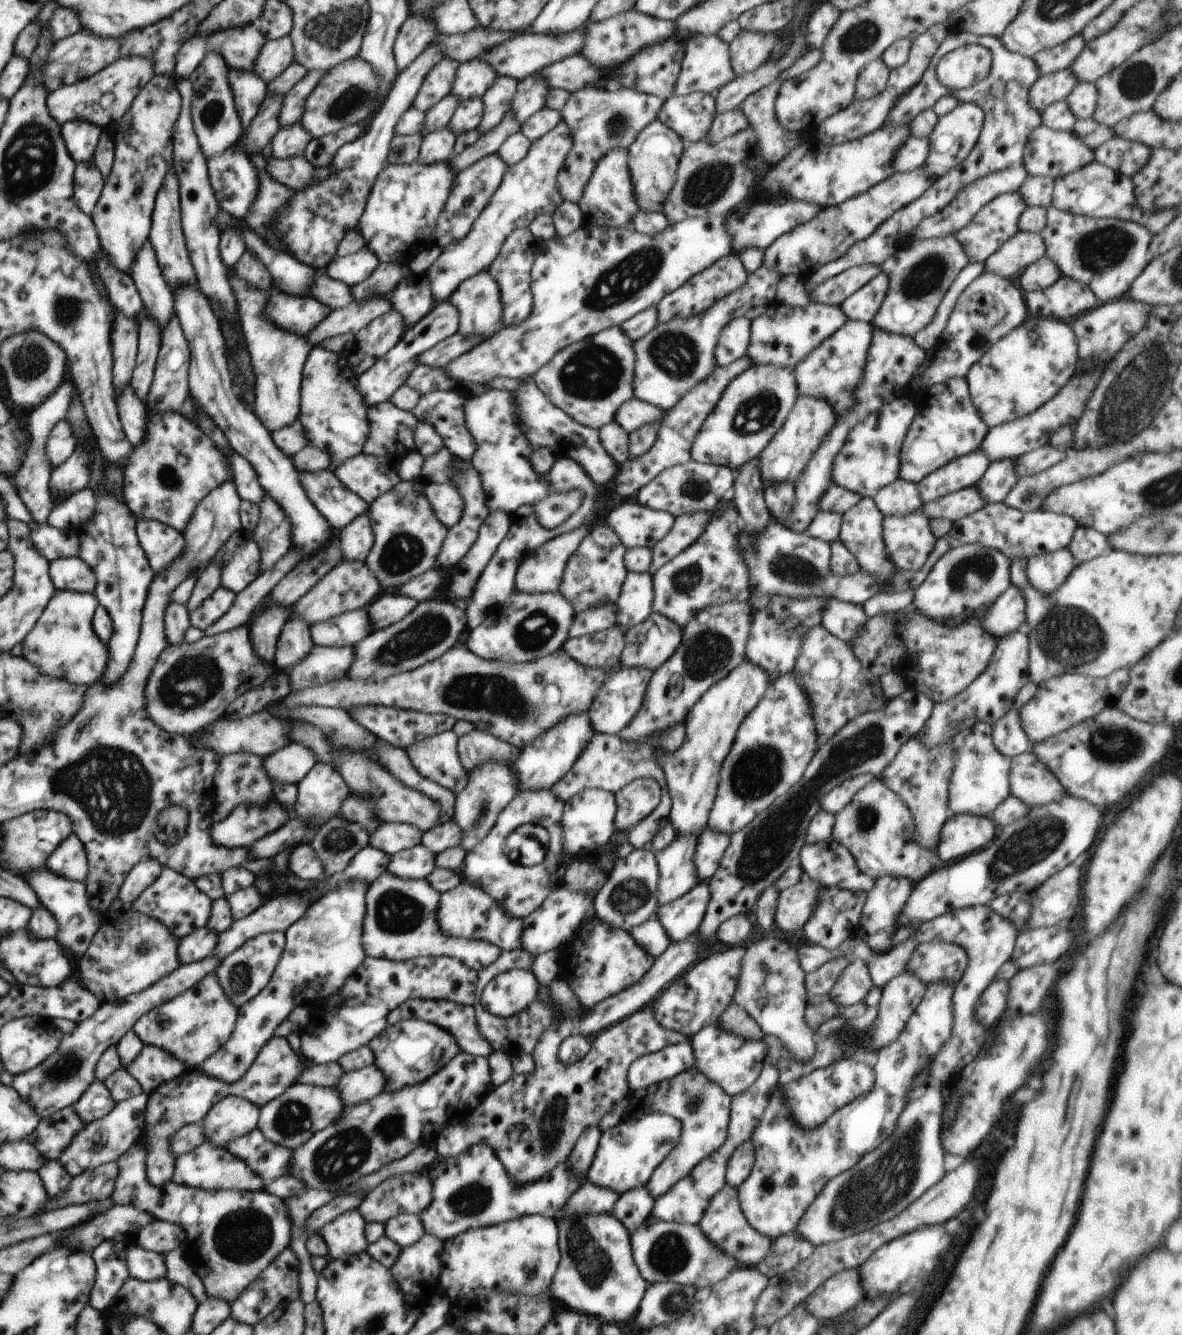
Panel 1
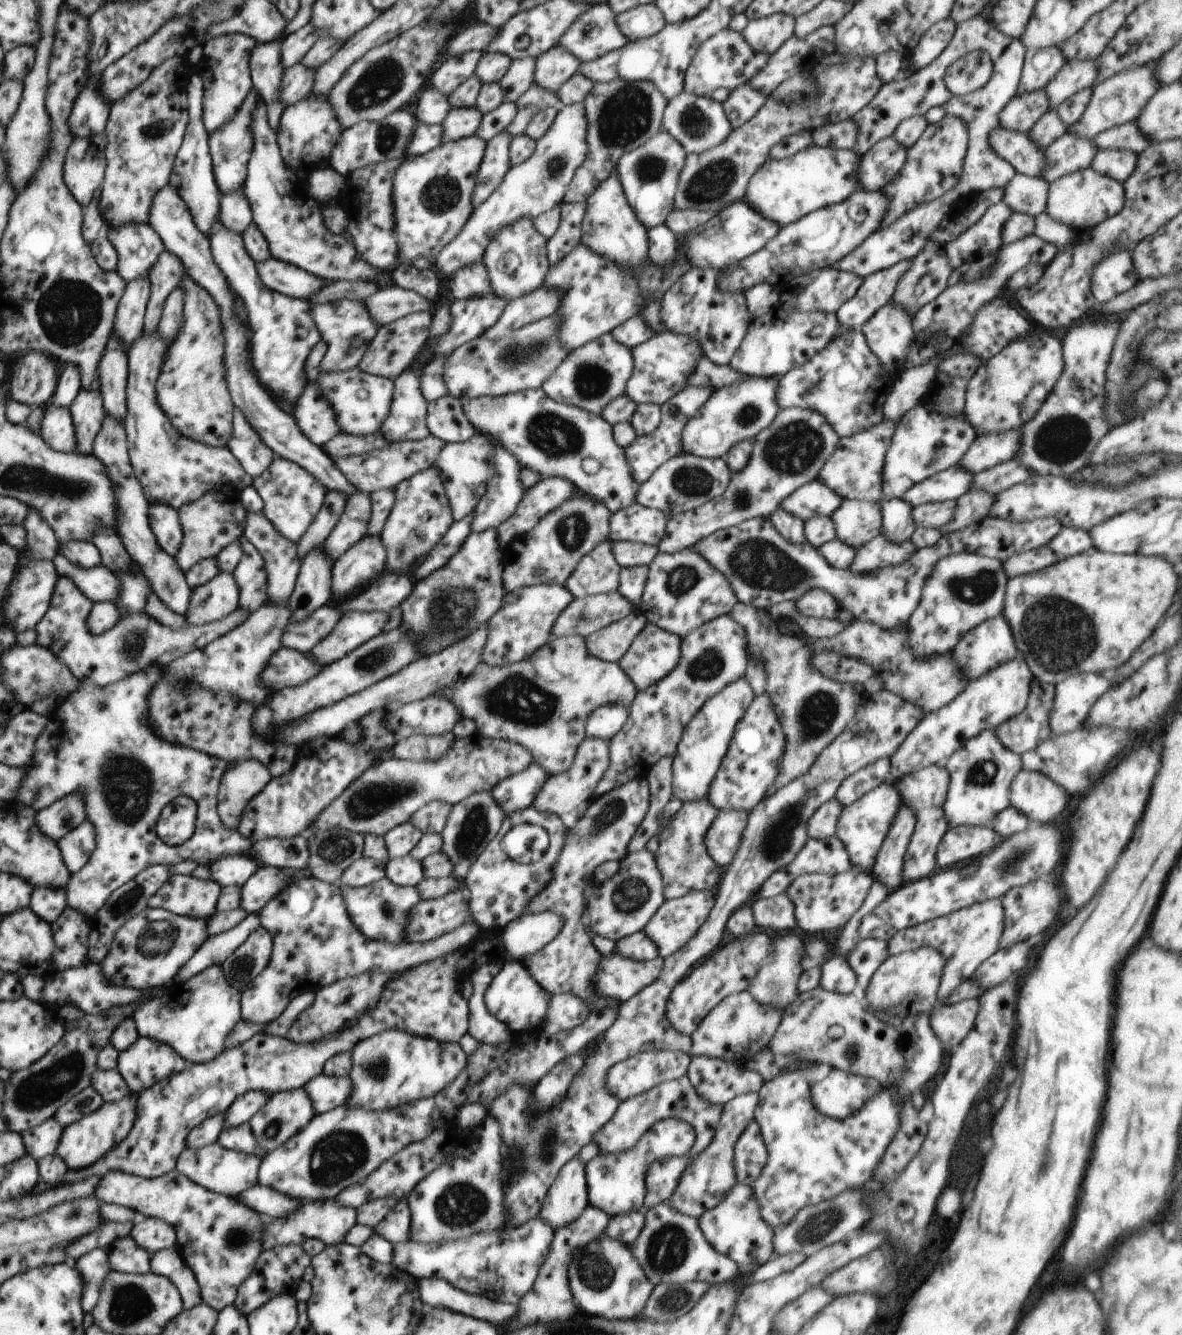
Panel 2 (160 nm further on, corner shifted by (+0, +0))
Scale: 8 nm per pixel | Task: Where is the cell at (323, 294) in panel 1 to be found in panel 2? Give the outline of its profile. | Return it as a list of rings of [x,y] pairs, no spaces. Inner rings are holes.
[[[270,257],[262,262],[255,262],[260,282],[277,293],[286,294],[290,298],[308,298],[312,292],[317,291],[328,281],[314,278],[313,274],[306,274],[296,266],[280,262]]]

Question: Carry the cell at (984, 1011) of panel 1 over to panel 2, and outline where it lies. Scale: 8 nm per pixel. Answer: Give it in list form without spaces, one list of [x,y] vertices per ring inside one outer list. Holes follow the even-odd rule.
[[[964,999],[951,1005],[937,1005],[931,1010],[931,1027],[944,1050],[952,1052],[958,1048],[958,1042],[973,1029],[978,1007],[978,999]]]

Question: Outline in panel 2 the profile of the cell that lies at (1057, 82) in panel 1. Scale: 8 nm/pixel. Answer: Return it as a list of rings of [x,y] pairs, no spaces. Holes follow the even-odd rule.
[[[1045,89],[1014,95],[999,114],[999,126],[1028,134],[1036,121],[1049,110]]]

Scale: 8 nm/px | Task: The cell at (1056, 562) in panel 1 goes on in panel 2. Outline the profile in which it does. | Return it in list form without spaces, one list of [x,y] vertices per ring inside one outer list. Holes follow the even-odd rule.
[[[1042,547],[1036,550],[1019,552],[1005,558],[1001,562],[1001,566],[1005,574],[1010,578],[1042,570],[1056,561],[1058,560],[1052,549],[1050,547]]]

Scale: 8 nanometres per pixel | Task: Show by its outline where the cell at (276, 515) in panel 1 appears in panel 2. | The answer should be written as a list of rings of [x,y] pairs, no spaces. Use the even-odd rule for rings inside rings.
[[[275,457],[270,466],[253,479],[251,484],[264,501],[263,513],[275,524],[275,527],[294,542],[300,540],[314,522],[317,512],[322,508],[327,488],[314,478],[302,465],[287,458]]]

